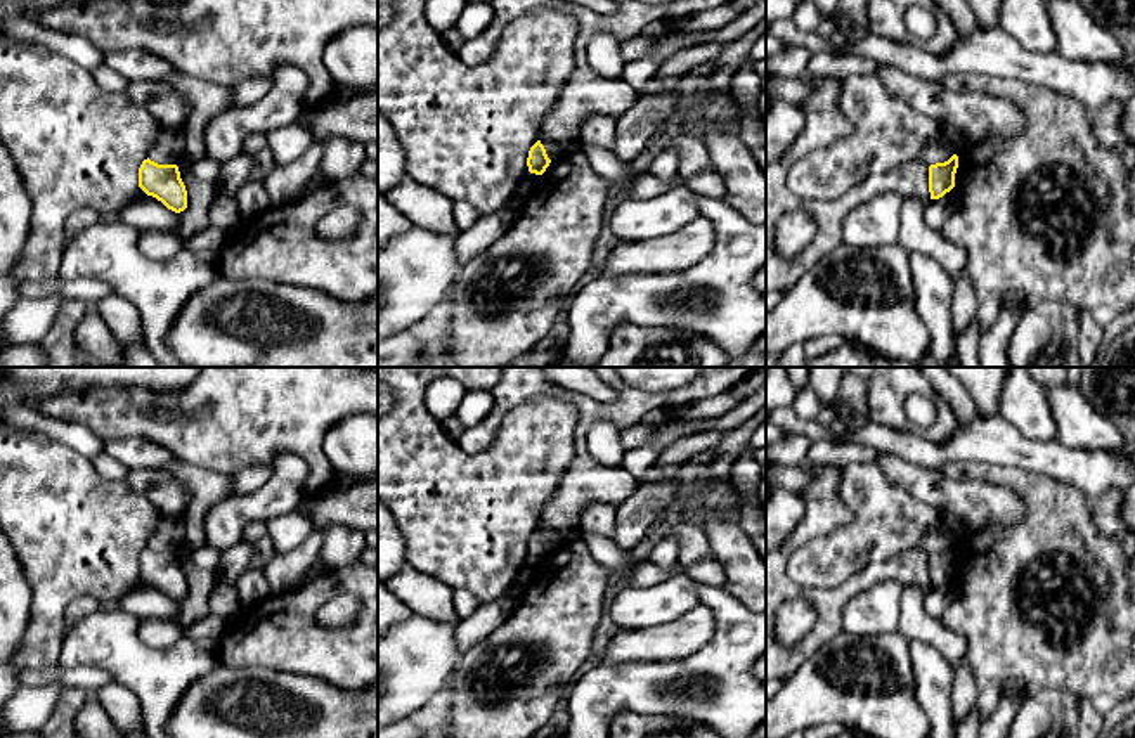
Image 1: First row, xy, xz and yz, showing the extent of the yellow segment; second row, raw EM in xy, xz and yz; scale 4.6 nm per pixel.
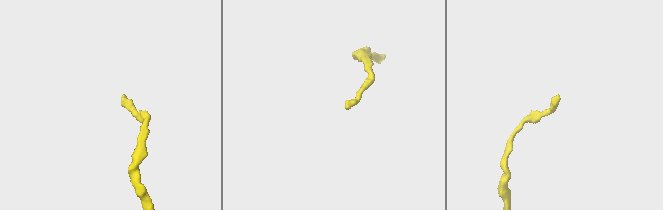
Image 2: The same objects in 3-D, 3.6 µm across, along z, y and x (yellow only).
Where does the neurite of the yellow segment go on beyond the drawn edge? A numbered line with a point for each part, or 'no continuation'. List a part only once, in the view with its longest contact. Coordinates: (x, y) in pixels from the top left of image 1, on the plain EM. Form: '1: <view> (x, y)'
no continuation

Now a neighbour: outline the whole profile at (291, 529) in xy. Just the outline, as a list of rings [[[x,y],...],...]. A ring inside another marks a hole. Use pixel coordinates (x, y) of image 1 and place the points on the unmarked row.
[[[296,508],[282,516],[267,520],[269,537],[276,553],[288,553],[300,546],[315,530],[312,516],[303,508]]]

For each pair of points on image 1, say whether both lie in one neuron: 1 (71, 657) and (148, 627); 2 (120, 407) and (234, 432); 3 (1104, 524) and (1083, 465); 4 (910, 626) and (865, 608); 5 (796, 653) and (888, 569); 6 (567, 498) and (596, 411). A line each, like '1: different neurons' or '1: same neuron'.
1: different neurons
2: same neuron
3: different neurons
4: different neurons
5: same neuron
6: same neuron

